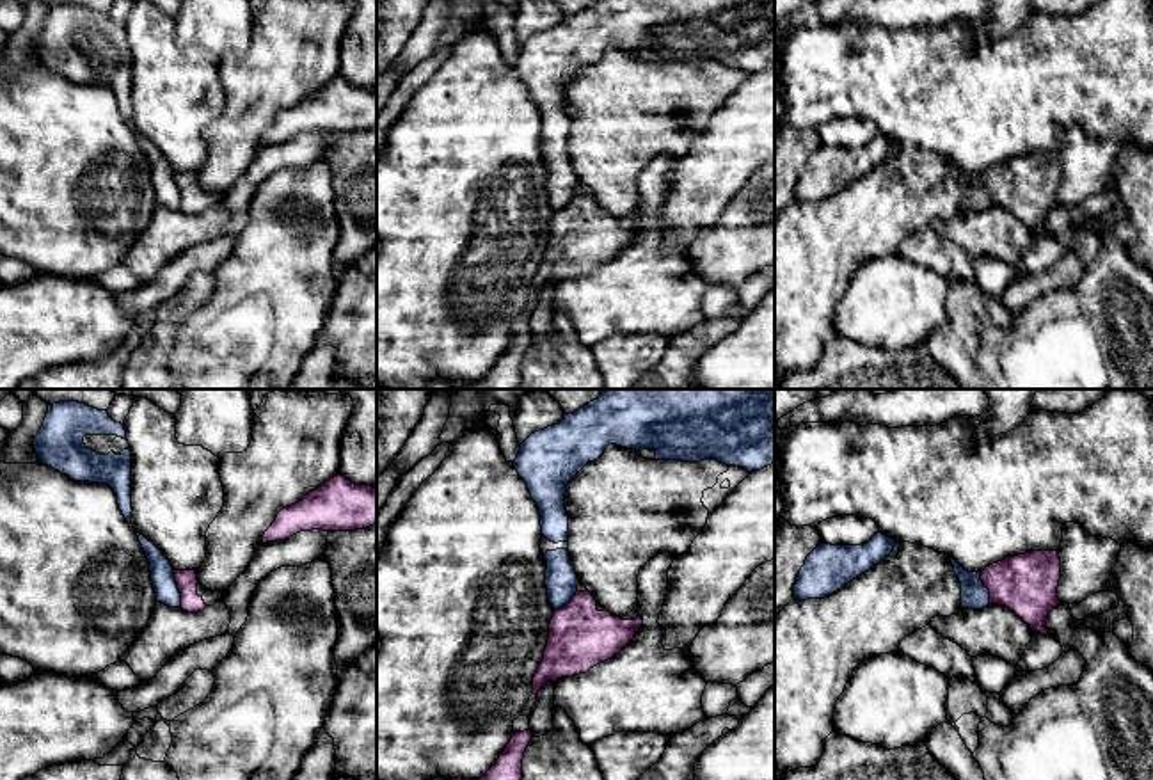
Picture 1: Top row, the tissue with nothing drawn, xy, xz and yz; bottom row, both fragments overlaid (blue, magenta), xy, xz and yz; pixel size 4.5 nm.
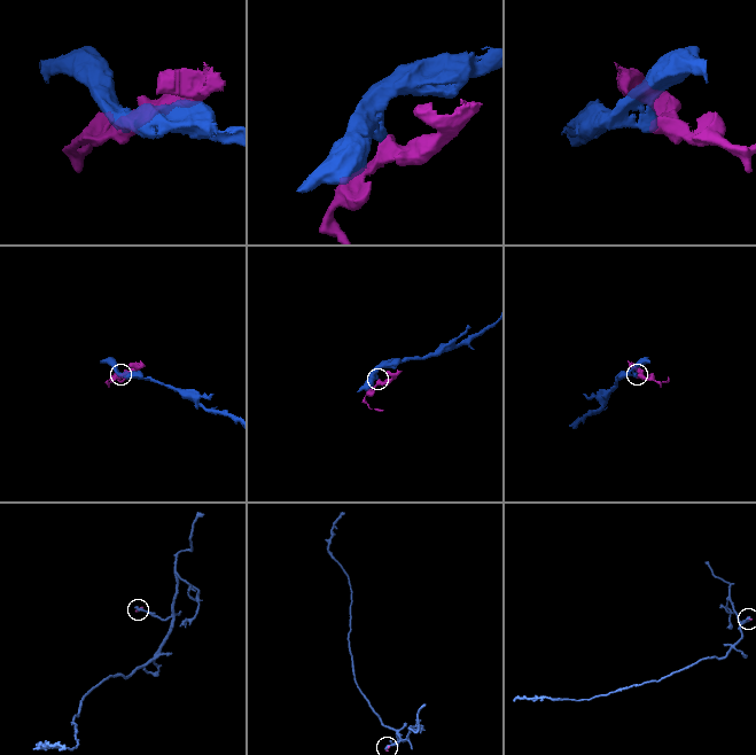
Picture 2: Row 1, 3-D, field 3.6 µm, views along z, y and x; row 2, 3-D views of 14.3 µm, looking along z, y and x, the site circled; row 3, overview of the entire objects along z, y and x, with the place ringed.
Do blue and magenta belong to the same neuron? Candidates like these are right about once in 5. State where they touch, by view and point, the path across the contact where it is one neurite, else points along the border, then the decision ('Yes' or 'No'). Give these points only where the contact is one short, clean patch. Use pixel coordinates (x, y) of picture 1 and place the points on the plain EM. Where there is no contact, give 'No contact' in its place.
Touches blue at xy (176, 191). Boundary: xy (173, 173), (182, 208). No

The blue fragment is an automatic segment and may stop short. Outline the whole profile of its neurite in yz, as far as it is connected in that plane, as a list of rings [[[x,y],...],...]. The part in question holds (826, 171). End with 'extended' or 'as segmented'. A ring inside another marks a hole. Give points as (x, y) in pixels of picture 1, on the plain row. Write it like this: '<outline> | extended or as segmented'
[[[876,135],[863,147],[819,146],[805,162],[796,185],[794,201],[823,201],[883,163],[895,142]]] | as segmented

